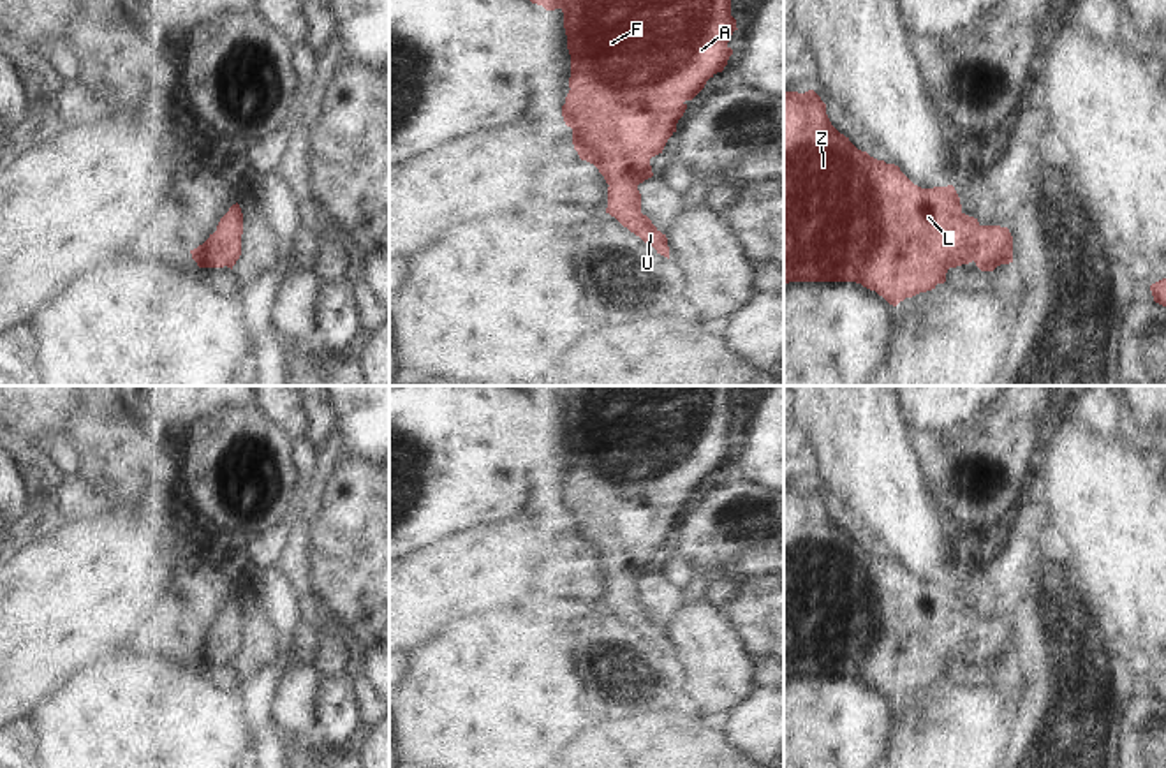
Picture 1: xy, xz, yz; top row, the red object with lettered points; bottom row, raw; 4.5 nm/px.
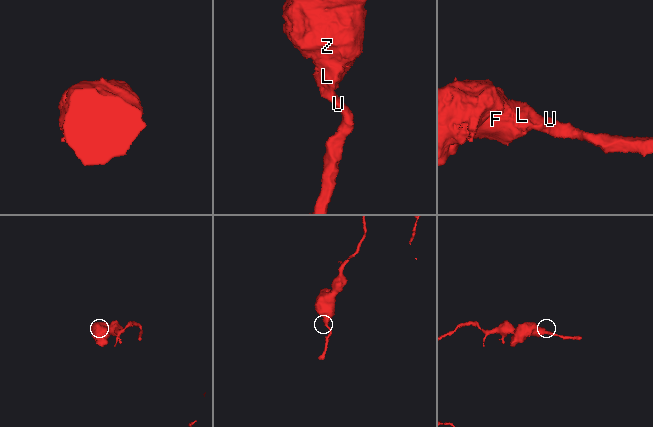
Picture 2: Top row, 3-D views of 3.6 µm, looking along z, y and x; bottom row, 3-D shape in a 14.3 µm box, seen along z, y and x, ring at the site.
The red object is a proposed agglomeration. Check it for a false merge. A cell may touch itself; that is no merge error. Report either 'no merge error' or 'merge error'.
no merge error

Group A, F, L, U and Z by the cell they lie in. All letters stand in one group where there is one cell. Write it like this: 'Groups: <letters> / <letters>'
Groups: A F L U Z

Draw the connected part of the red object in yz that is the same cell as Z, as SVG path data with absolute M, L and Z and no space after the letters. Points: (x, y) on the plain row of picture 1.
M814 484L784 486L784 678L856 676L897 701L905 692L944 678L949 662L972 655L981 666L1013 657L1009 624L981 620L965 609L953 580L921 583L898 560L858 544L831 520L826 498Z

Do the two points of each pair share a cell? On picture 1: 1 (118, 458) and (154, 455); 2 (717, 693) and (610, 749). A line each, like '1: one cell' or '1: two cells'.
1: one cell
2: two cells

